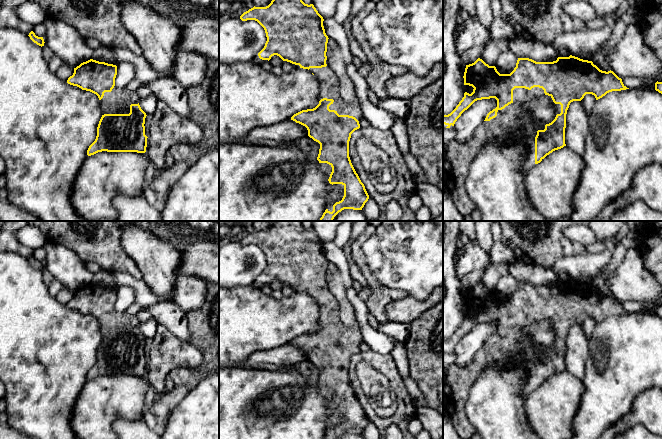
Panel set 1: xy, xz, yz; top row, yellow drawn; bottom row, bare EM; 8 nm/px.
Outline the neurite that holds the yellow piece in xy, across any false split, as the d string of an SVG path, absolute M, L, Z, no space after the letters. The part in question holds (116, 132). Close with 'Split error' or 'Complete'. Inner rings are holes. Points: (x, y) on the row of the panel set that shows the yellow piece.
M90 59L74 68L67 83L96 94L100 100L102 117L95 141L87 155L98 152L145 153L146 113L139 105L136 92L115 85L117 66Z. Split error

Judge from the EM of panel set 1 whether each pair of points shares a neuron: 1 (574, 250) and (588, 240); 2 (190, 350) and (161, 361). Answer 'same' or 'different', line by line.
1: different
2: same

